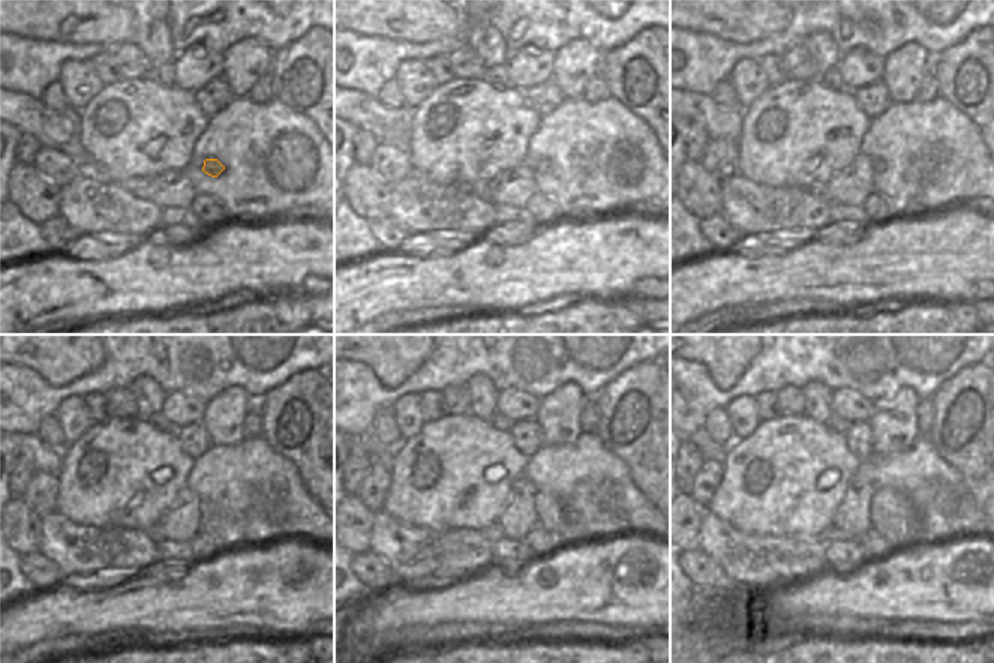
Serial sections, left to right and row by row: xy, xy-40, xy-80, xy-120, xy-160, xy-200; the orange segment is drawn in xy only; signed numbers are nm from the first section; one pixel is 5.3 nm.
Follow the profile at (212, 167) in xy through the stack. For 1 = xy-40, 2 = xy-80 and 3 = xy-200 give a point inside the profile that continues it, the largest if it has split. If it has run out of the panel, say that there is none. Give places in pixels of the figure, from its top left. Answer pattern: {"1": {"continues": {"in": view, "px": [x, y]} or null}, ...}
{"1": {"continues": {"in": "xy-40", "px": [544, 165]}}, "2": {"continues": {"in": "xy-80", "px": [877, 167]}}, "3": {"continues": {"in": "xy-200", "px": [891, 513]}}}

